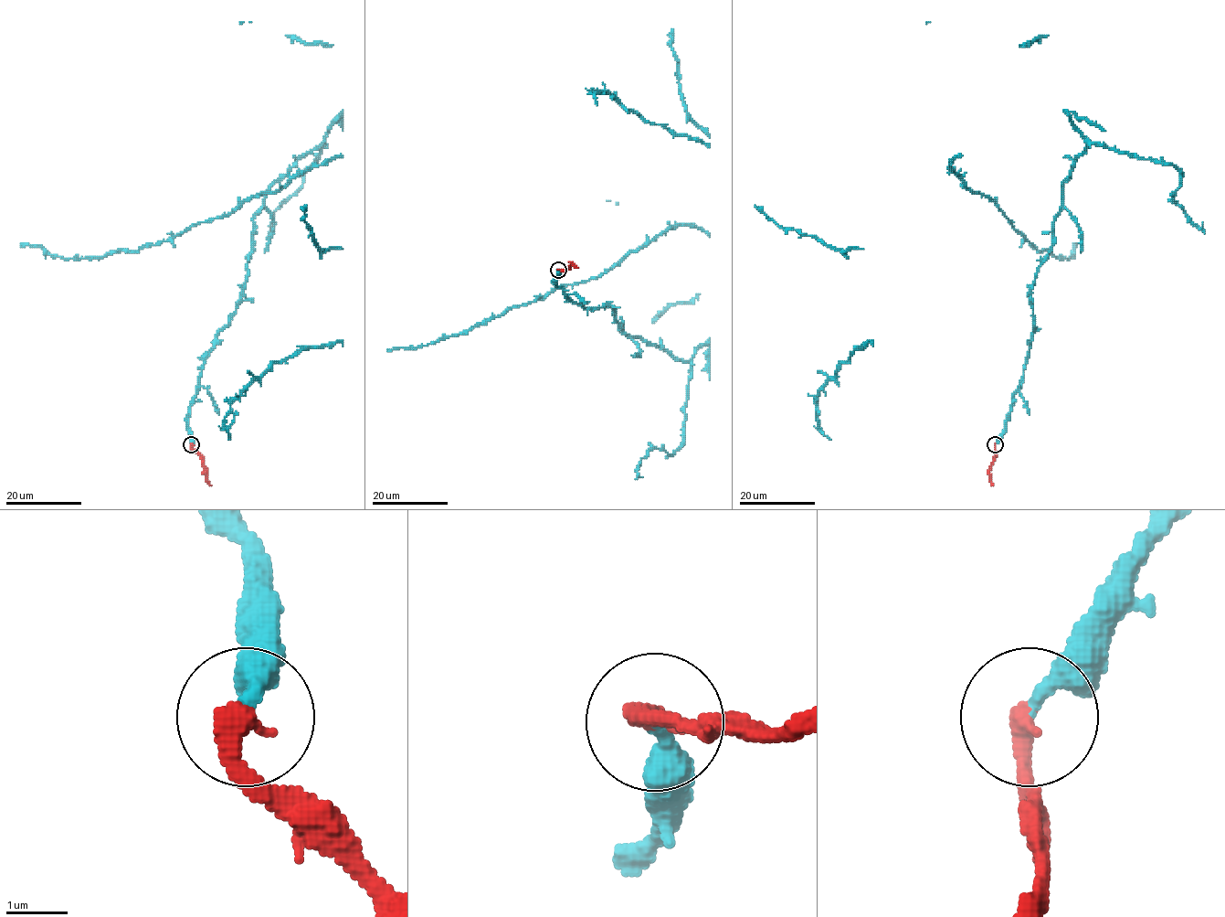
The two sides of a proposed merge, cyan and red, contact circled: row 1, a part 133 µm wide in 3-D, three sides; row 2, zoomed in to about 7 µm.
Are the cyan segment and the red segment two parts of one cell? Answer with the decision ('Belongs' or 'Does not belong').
Belongs

